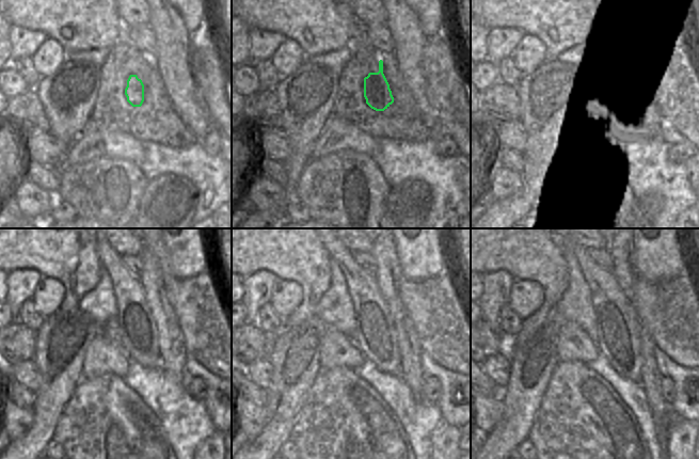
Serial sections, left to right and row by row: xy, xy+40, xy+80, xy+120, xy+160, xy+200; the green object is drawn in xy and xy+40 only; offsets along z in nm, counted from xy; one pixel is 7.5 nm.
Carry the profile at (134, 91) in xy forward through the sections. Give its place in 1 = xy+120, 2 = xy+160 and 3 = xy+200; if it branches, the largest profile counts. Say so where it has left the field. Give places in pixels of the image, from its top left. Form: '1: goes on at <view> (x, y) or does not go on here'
1: goes on at xy+120 (138, 329)
2: goes on at xy+160 (375, 335)
3: goes on at xy+200 (619, 330)

